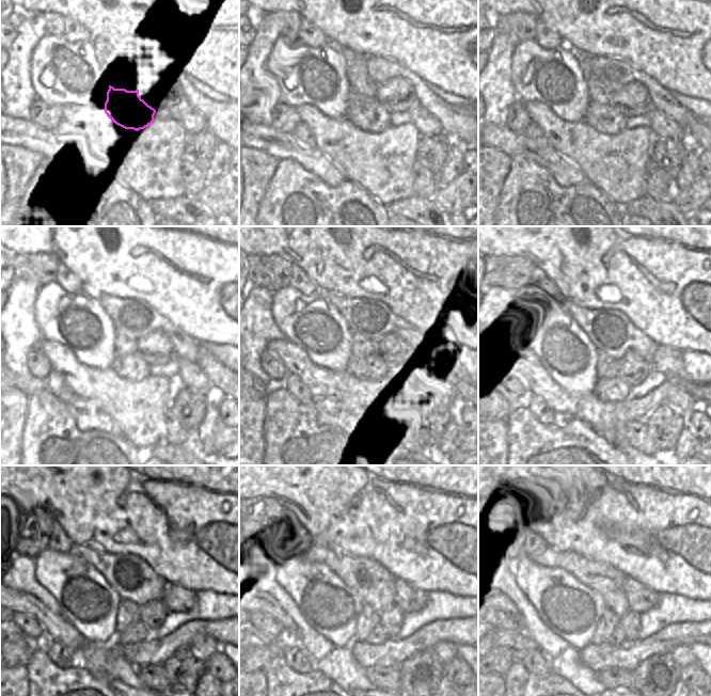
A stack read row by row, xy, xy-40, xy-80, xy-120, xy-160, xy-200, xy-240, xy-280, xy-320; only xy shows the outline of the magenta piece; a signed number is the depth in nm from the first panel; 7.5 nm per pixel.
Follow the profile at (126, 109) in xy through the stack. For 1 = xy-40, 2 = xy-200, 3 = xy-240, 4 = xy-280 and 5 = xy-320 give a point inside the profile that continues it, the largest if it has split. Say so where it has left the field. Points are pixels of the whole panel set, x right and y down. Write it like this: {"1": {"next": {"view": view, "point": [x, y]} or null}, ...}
{"1": {"next": {"view": "xy-40", "point": [366, 113]}}, "2": {"next": {"view": "xy-200", "point": [616, 390]}}, "3": {"next": {"view": "xy-240", "point": [138, 632]}}, "4": {"next": {"view": "xy-280", "point": [379, 635]}}, "5": {"next": {"view": "xy-320", "point": [618, 636]}}}

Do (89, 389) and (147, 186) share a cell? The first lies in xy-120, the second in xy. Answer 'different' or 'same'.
same

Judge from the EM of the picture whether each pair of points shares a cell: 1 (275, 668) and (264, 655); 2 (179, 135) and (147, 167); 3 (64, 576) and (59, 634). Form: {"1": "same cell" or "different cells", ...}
{"1": "different cells", "2": "same cell", "3": "different cells"}

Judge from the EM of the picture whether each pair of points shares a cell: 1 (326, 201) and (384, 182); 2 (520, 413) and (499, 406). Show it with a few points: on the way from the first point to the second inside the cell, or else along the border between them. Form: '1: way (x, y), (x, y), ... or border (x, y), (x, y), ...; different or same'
1: border (346, 177), (364, 188), (382, 203); different
2: border (508, 394), (508, 413), (505, 418); different

